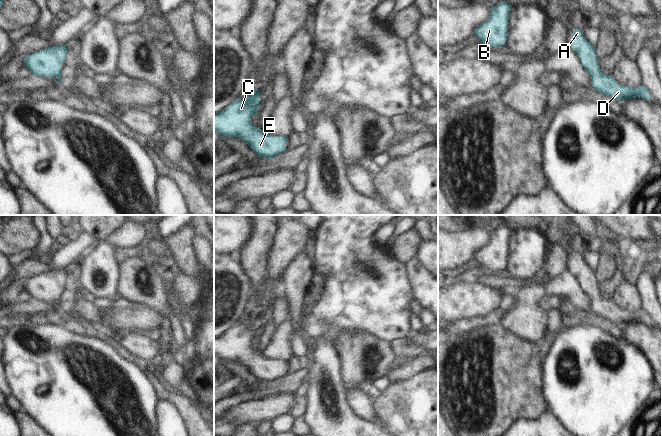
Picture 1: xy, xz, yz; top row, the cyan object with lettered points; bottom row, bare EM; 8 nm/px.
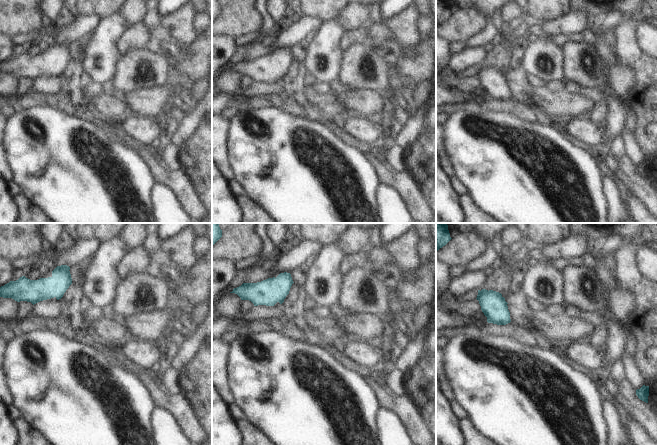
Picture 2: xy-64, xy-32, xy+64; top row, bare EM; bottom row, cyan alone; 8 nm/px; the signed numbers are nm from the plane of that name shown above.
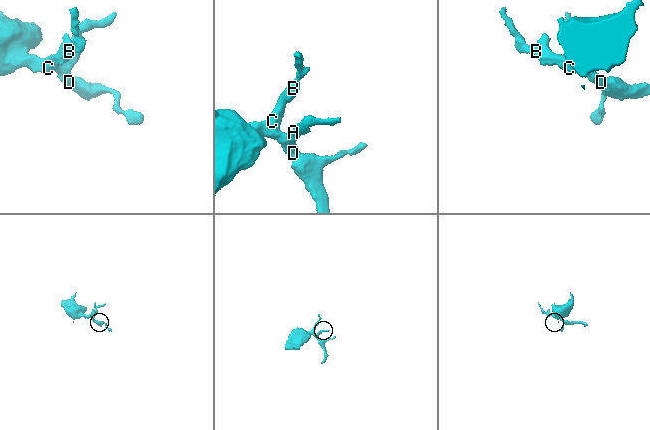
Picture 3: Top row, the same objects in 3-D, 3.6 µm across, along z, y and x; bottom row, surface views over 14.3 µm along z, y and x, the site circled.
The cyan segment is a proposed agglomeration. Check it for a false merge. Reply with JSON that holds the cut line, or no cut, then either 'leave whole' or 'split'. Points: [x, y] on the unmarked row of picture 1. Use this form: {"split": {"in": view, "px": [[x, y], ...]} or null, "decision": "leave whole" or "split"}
{"split": null, "decision": "leave whole"}

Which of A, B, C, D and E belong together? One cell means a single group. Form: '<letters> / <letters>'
A B C D E

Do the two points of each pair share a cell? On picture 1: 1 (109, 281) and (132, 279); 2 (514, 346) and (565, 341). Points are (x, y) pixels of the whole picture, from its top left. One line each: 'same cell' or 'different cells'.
1: different cells
2: different cells

